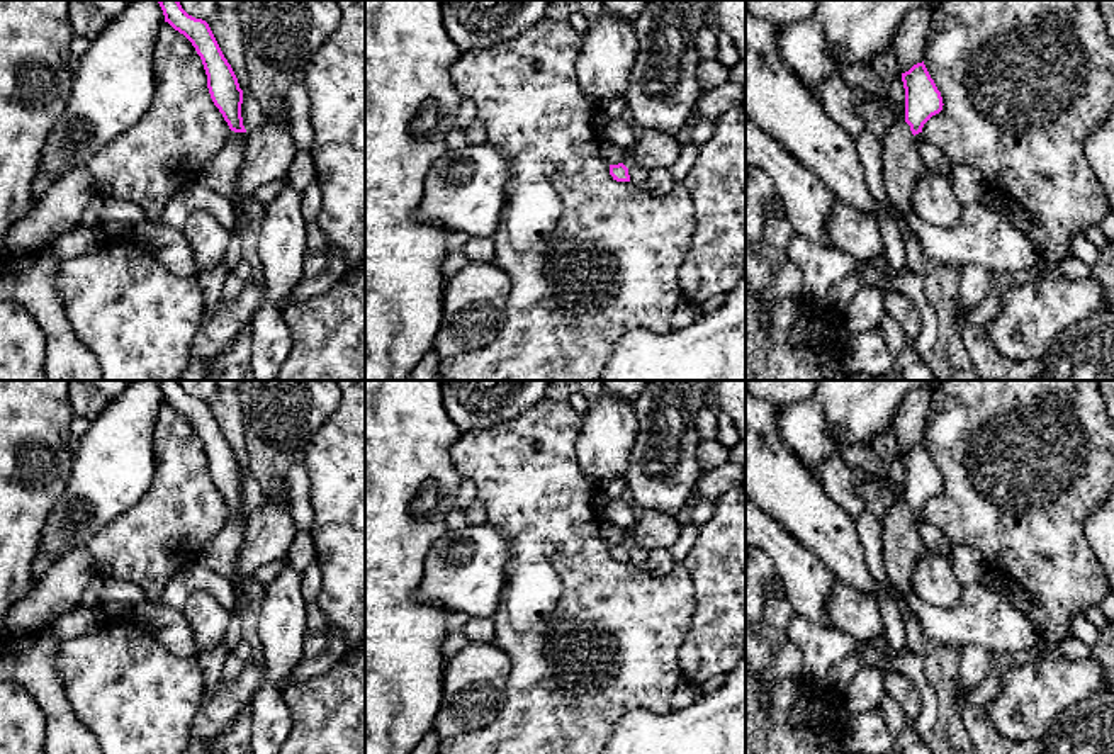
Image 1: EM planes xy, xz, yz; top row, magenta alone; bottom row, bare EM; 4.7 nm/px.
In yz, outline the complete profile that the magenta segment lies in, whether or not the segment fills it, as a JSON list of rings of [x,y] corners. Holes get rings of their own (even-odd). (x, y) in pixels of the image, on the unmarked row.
[[[924,442],[902,453],[905,469],[905,503],[915,518],[915,526],[931,552],[948,557],[953,543],[942,532],[922,520],[924,504],[942,491],[942,477]]]

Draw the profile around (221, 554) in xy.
[[[229,509],[229,518],[207,545],[200,550],[199,560],[211,571],[233,582],[238,569],[239,550],[243,545],[245,525],[239,521],[241,513]]]

